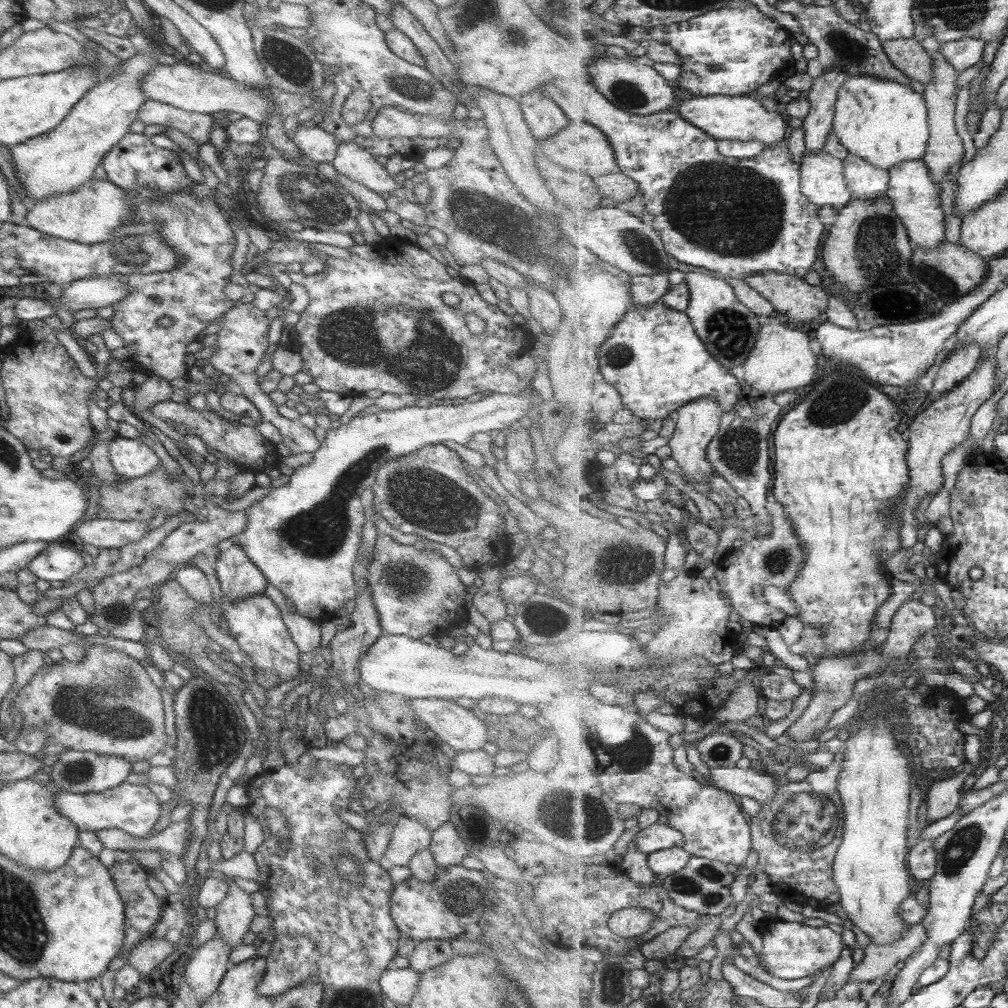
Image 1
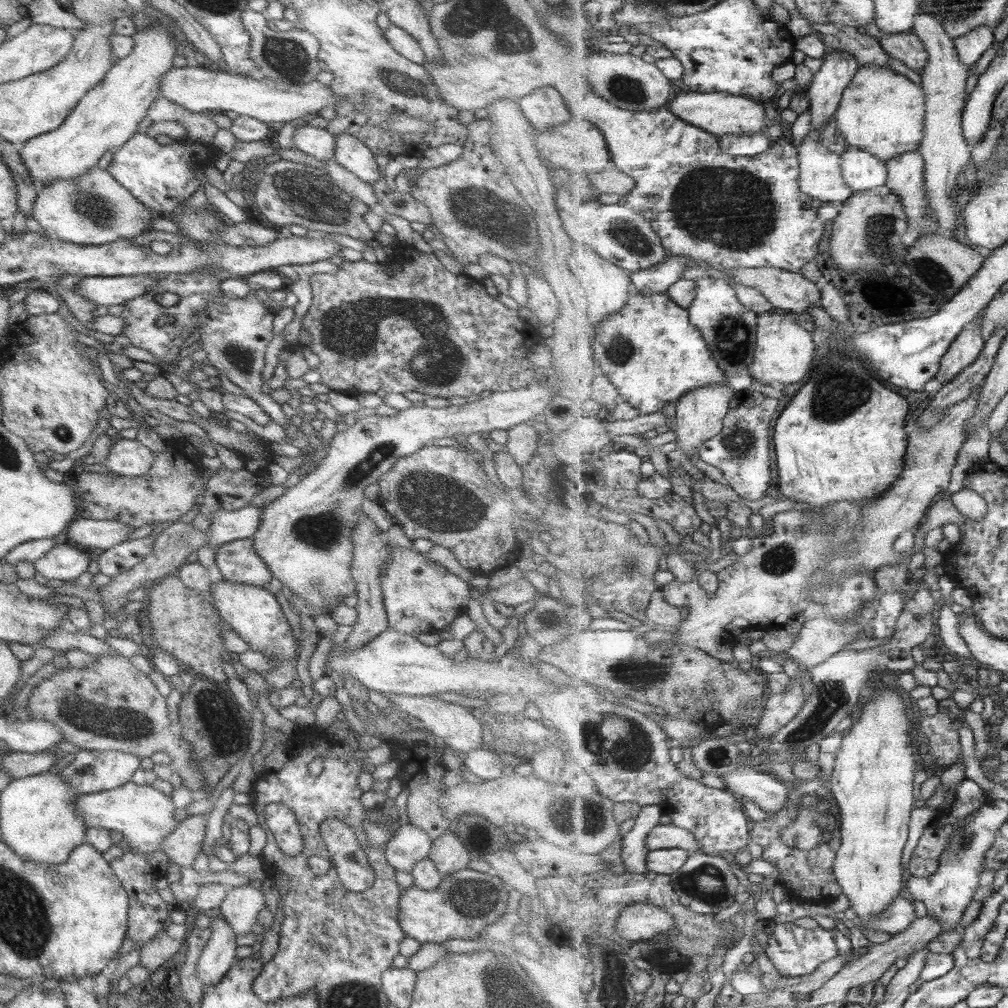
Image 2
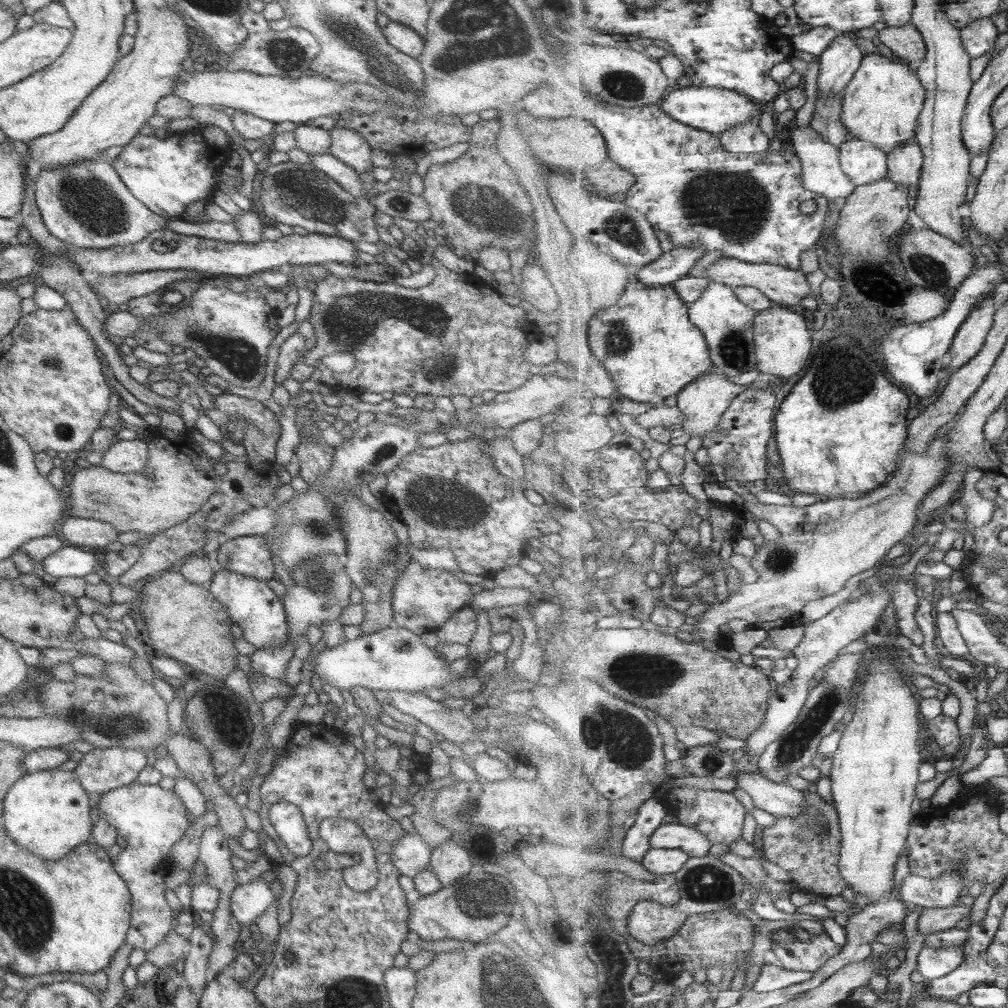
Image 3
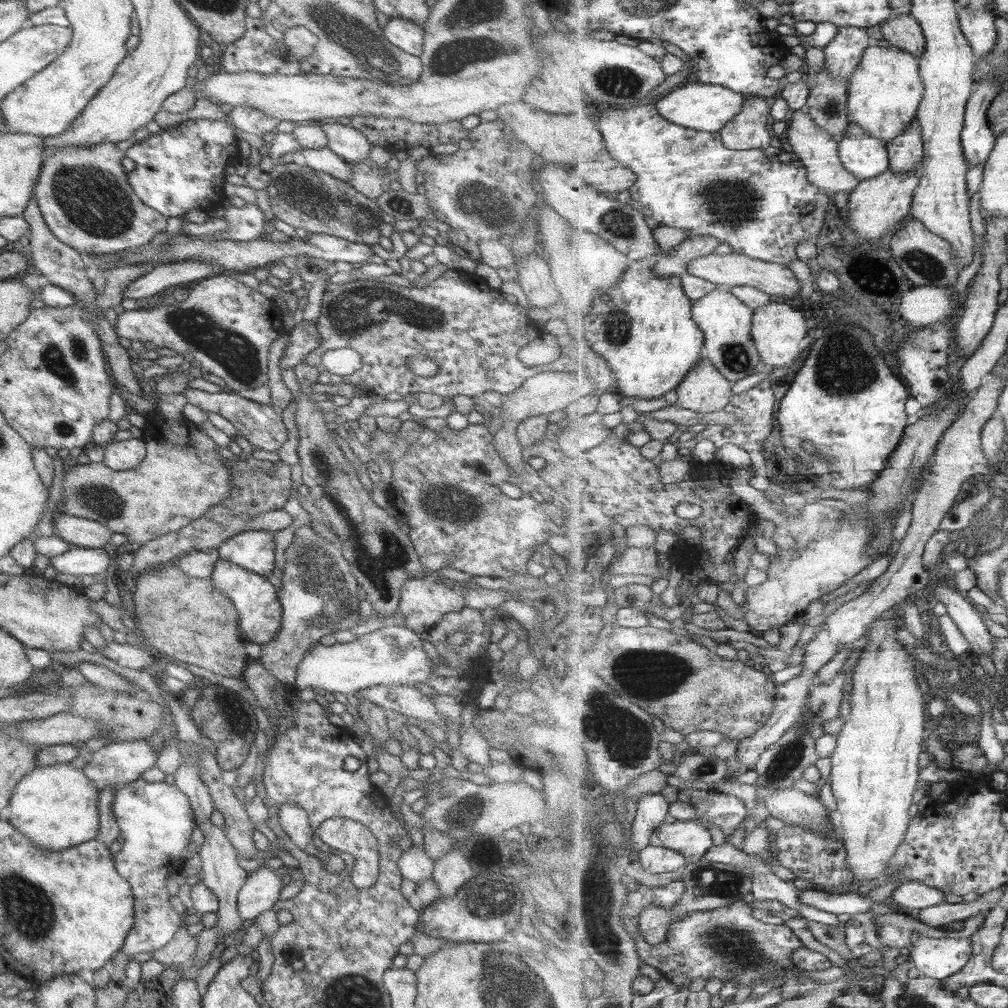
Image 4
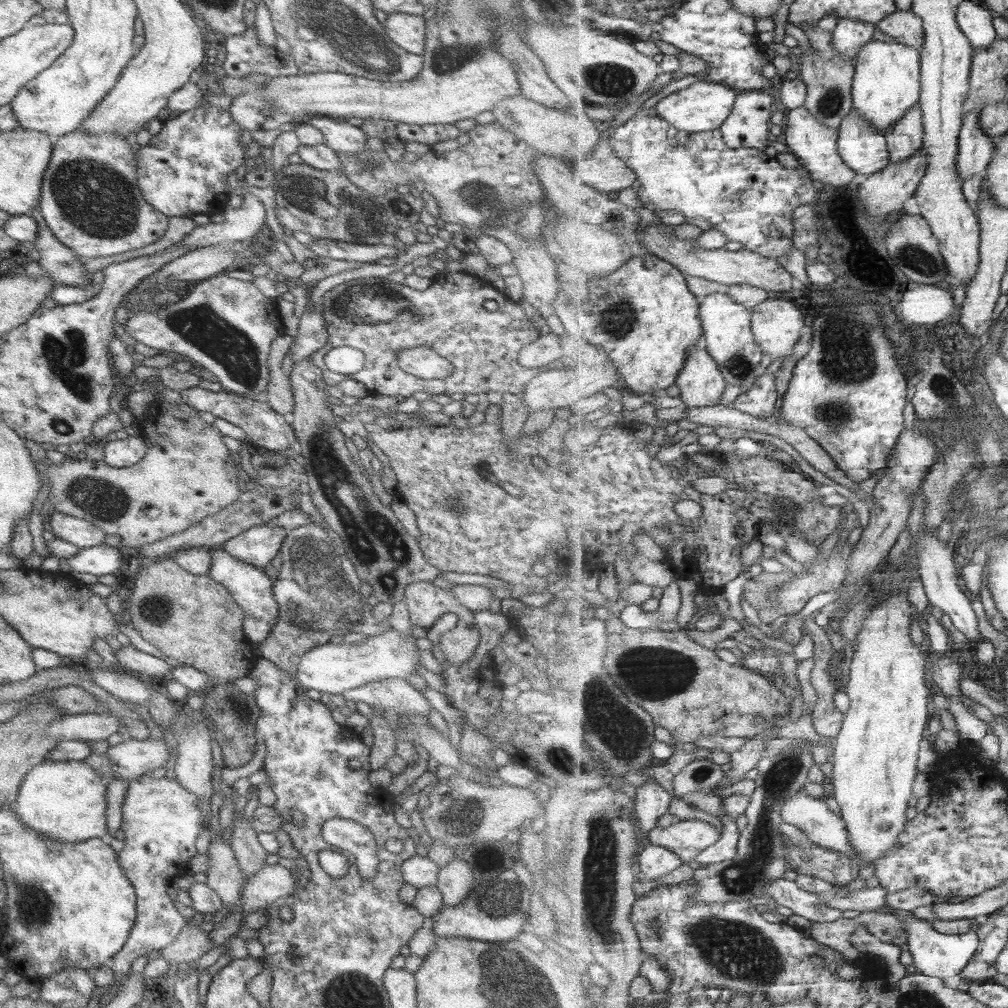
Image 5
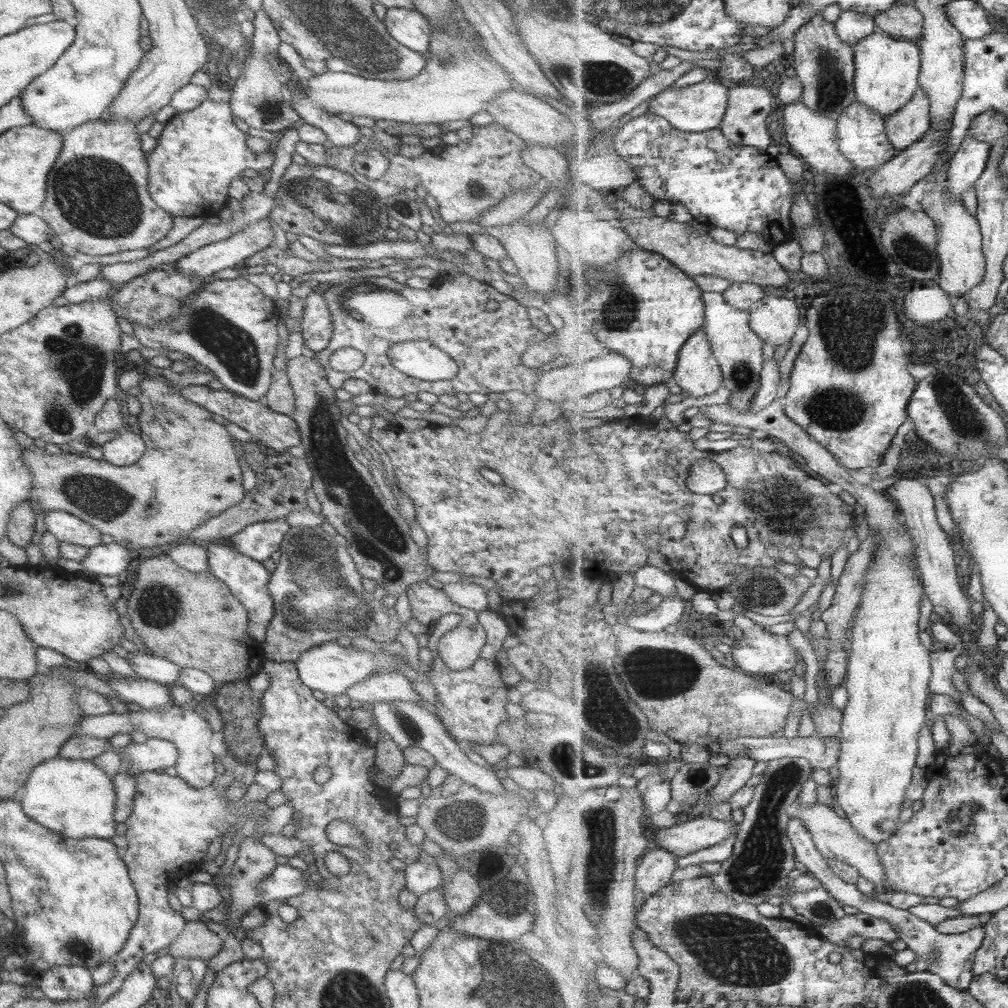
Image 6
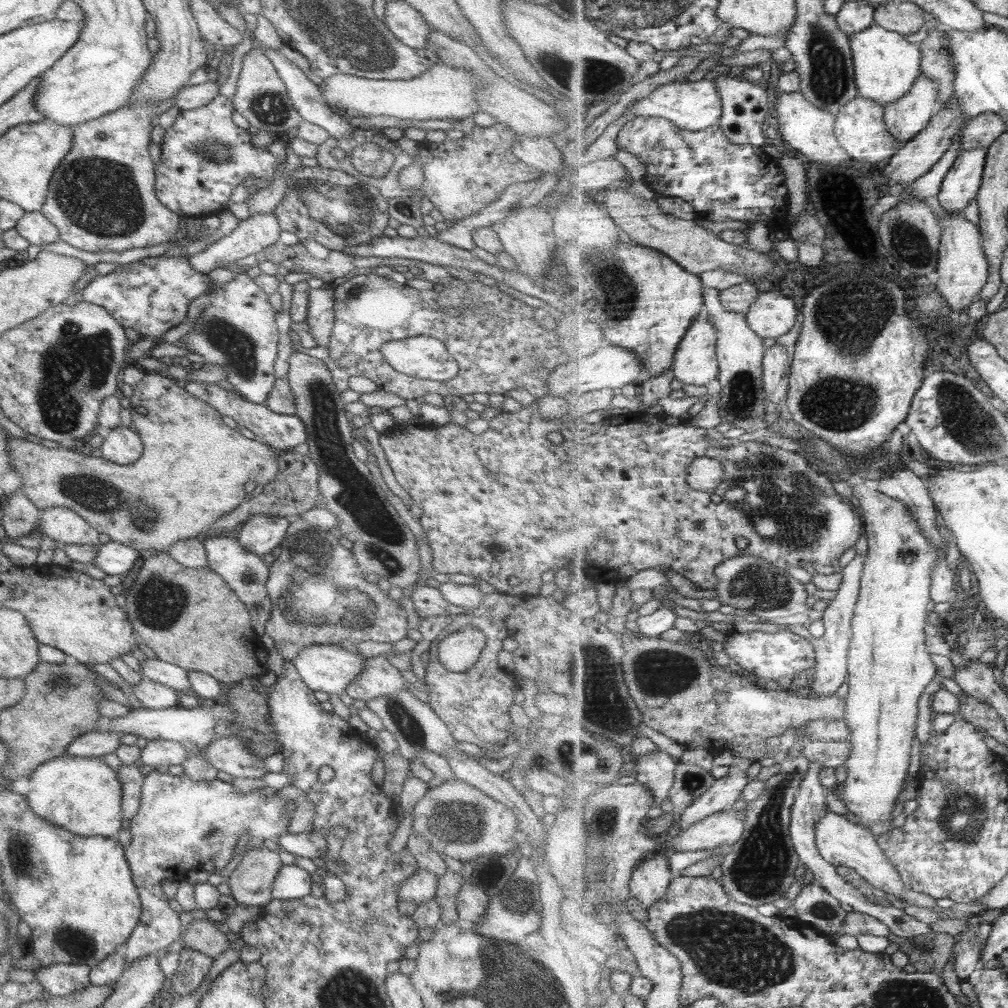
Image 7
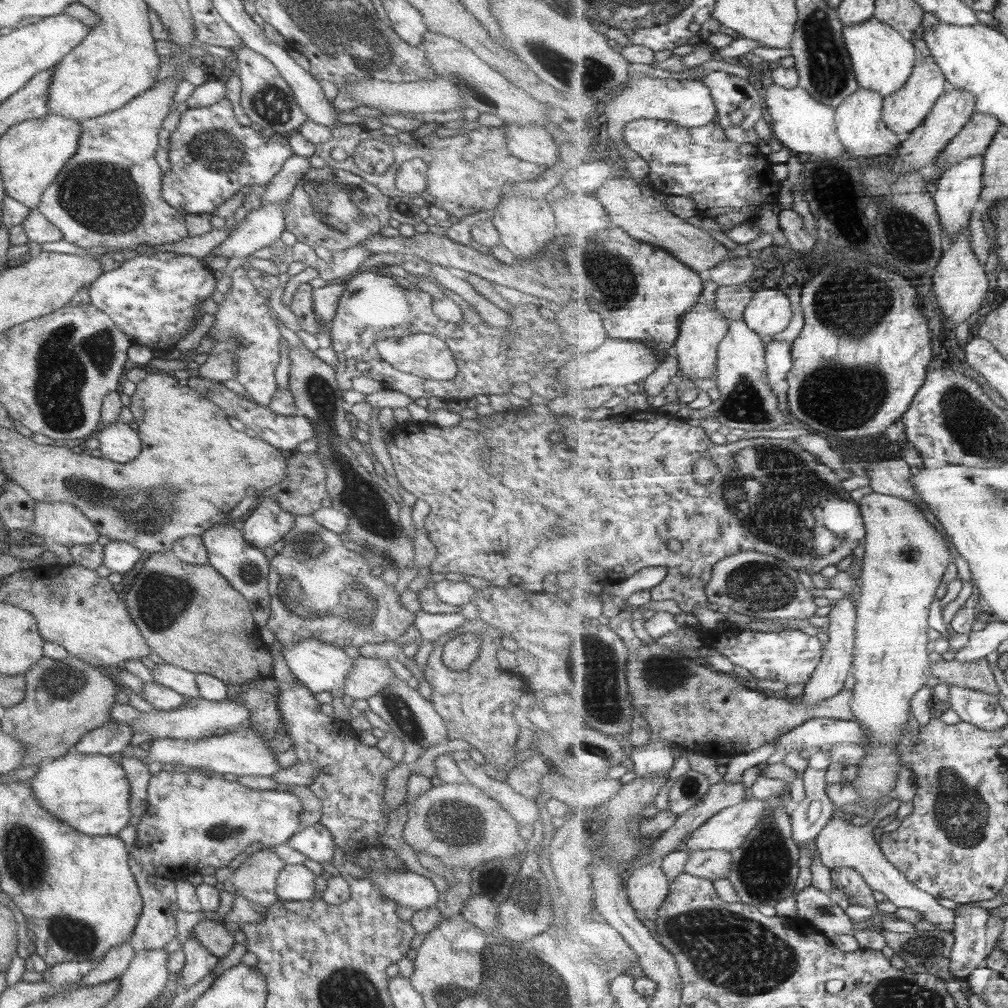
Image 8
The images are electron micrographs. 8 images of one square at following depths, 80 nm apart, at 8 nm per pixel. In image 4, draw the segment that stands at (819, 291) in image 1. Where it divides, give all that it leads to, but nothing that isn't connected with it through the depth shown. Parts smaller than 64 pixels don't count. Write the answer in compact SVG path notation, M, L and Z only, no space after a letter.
M732 252L728 254L711 253L699 258L691 259L688 262L687 273L699 276L714 282L723 288L732 288L734 286L754 286L770 296L778 296L779 299L795 298L795 295L801 295L802 283L799 282L794 270L788 266L779 263L767 262L763 259L756 259L741 254L741 252Z

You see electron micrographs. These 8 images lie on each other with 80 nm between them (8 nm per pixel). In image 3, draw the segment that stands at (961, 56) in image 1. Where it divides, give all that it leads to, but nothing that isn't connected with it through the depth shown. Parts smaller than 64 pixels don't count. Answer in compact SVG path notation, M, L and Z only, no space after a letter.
M994 17L980 18L961 29L963 44L971 58L979 58L995 48L999 30L993 21Z

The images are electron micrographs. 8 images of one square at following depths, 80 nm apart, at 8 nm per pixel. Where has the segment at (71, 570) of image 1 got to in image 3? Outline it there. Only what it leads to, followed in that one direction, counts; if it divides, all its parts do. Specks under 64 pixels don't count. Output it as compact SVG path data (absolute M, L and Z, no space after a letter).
M65 544L41 560L41 566L44 573L50 574L56 579L63 578L63 576L83 578L94 572L95 568L98 568L99 562L92 552Z

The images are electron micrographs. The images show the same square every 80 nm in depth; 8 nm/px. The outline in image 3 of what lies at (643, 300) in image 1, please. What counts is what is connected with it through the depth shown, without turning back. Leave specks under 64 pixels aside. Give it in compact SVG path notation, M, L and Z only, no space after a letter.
M674 247L657 260L638 268L636 276L639 281L652 287L671 285L677 279L686 277L697 260L705 256L705 252L703 247Z

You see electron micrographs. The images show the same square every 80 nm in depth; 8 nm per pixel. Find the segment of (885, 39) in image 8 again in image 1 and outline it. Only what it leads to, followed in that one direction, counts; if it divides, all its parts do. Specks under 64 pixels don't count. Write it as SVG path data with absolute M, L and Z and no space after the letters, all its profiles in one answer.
M870 74L852 76L839 91L834 131L851 153L890 172L905 161L925 157L931 136L928 104L906 84Z

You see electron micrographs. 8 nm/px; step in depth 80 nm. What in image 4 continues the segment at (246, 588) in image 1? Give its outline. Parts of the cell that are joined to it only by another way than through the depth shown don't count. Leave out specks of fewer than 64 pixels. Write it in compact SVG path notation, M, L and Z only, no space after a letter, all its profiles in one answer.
M264 530L241 531L218 546L218 558L265 577L275 558L273 534Z

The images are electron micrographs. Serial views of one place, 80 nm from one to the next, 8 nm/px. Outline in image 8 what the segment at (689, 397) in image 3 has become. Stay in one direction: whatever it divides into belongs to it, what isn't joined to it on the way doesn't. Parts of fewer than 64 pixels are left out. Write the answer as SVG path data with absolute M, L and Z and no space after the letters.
M701 301L695 306L695 310L691 308L687 314L683 314L681 332L675 342L673 354L679 361L680 371L685 379L694 381L714 378L718 366L719 345L727 337L727 333L729 333L729 322L723 314L713 306L709 306L707 302Z

